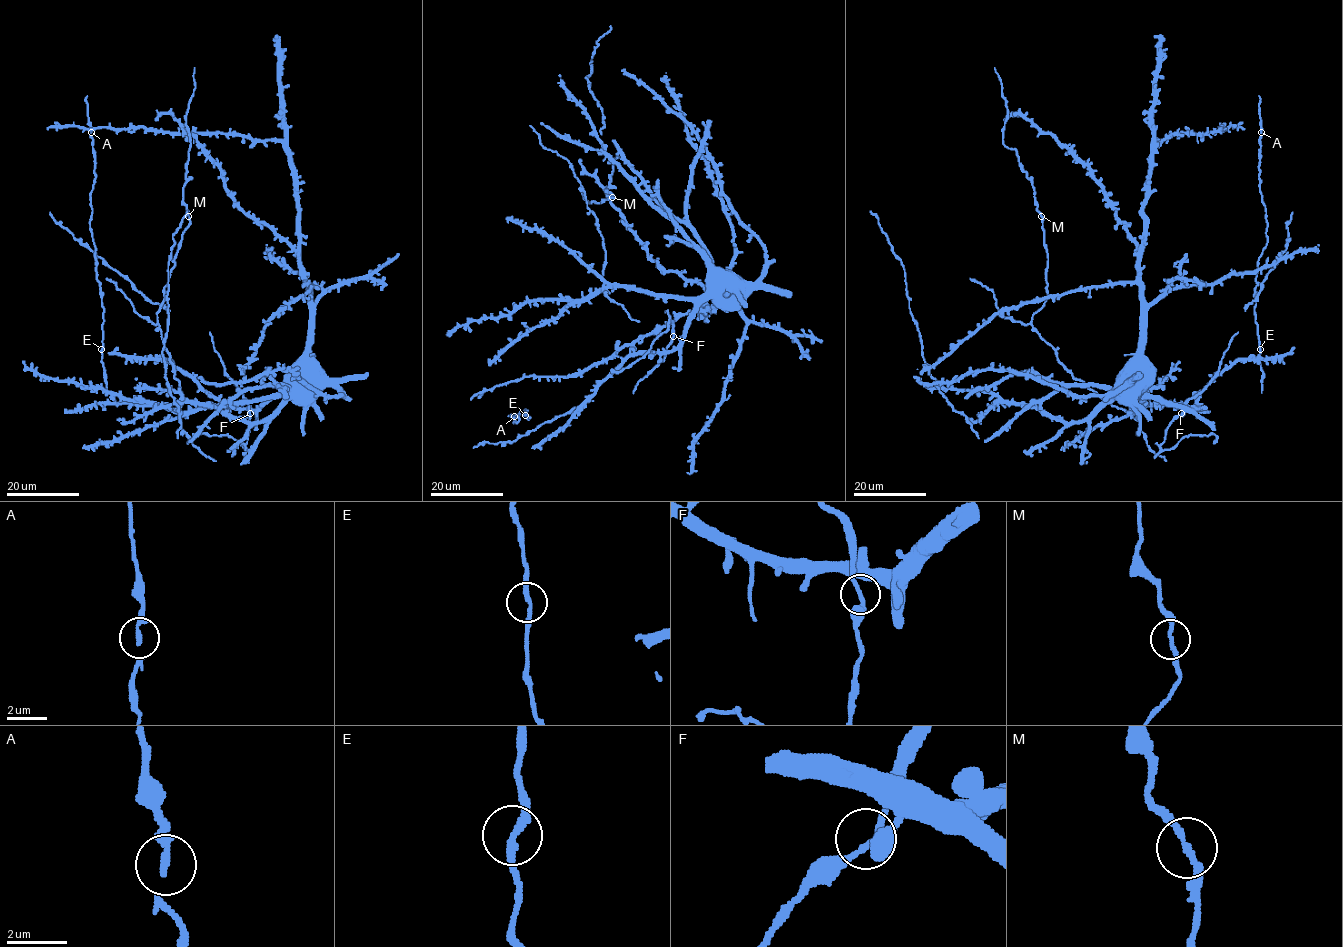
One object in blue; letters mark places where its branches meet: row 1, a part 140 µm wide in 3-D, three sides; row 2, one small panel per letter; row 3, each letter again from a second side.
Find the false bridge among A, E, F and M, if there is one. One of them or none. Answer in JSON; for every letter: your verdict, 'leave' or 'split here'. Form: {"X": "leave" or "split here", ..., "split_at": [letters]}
{"A": "leave", "E": "leave", "F": "leave", "M": "leave", "split_at": []}

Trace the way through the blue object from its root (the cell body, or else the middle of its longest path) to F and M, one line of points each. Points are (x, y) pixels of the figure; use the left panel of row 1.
F: (271, 398), (250, 413)
M: (271, 398), (180, 413), (182, 393), (163, 345), (157, 313), (189, 215)

